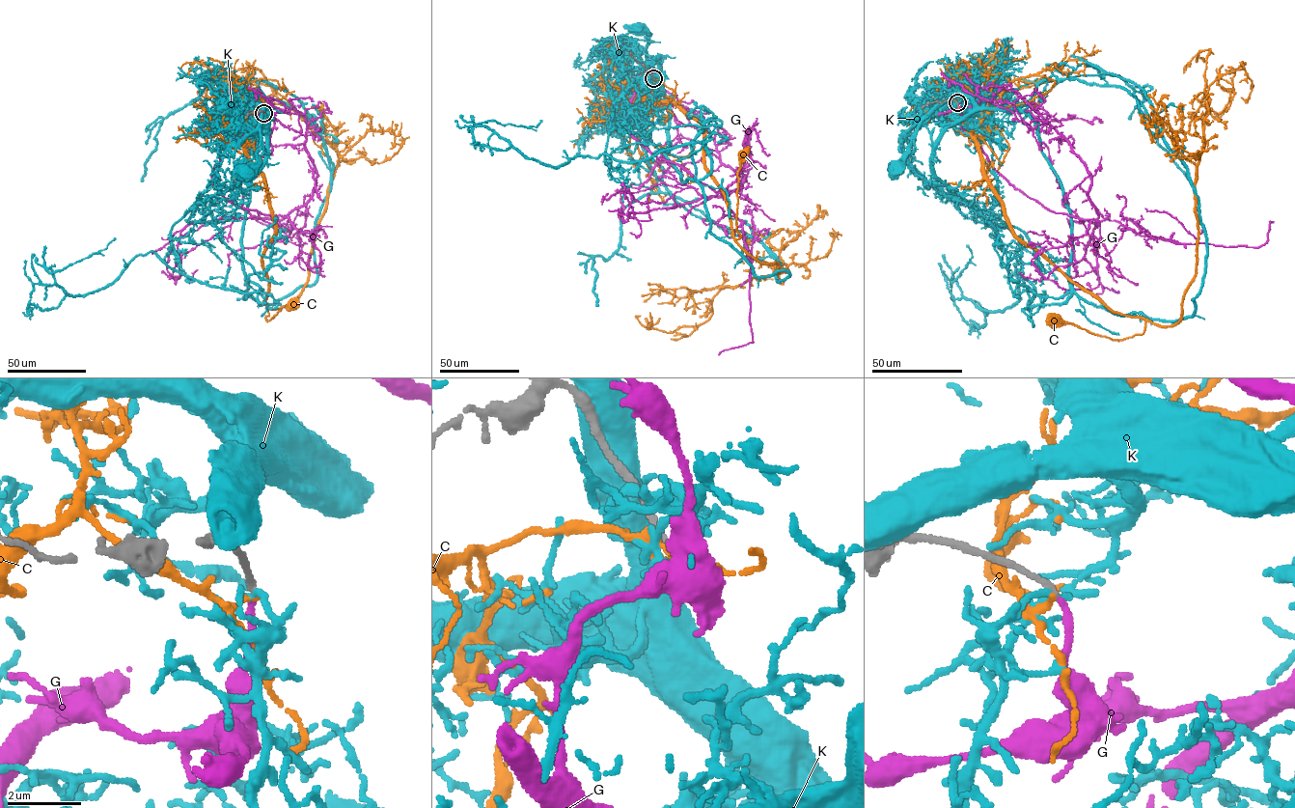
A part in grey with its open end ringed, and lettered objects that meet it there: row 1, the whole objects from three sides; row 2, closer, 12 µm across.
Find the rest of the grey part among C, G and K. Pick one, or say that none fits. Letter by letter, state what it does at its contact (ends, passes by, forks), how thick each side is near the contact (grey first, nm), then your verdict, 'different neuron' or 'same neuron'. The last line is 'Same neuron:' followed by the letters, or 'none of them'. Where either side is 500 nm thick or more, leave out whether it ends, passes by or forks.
C: it ends; calibres 160 and 140 nm; different neuron
G: it ends; calibres 160 and 190 nm; same neuron
K: it ends; calibres 160 and 150 nm; different neuron
Same neuron: G

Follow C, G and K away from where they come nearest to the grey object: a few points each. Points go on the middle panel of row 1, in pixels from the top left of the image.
C: (653, 78), (628, 85), (650, 100), (670, 100), (700, 122), (706, 172), (722, 191), (735, 239), (744, 155)
G: (653, 78), (633, 95), (627, 130), (716, 191), (736, 190), (744, 180), (709, 133), (642, 84)
K: (653, 78), (655, 72), (661, 74), (662, 62), (659, 56), (640, 50), (649, 40), (639, 29)

